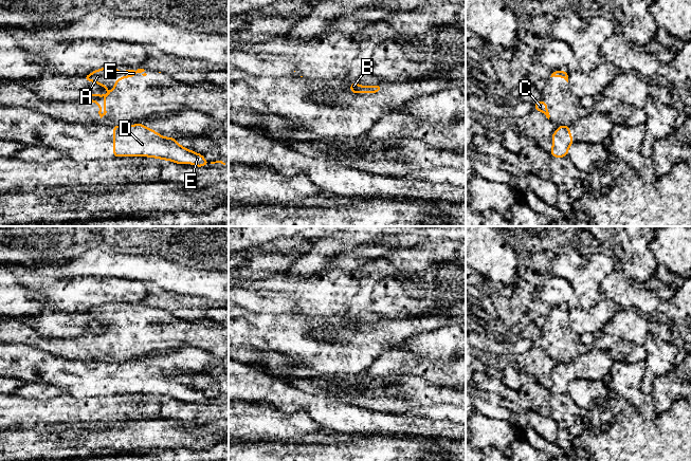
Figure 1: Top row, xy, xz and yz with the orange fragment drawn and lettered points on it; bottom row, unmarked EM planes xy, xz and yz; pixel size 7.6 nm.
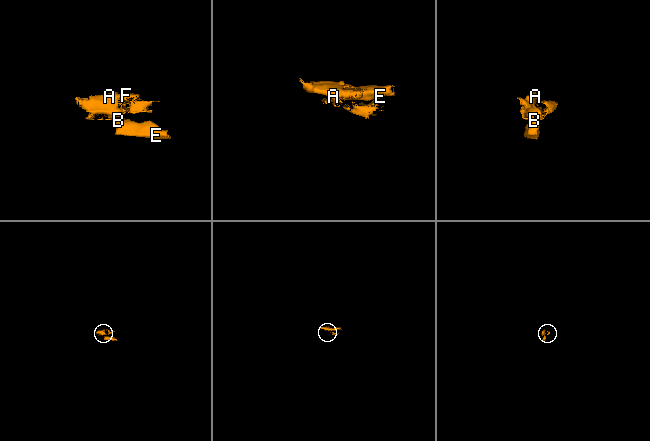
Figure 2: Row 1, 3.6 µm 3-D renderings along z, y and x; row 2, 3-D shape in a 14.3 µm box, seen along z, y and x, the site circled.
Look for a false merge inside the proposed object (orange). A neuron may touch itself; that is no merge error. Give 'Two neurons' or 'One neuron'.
Two neurons

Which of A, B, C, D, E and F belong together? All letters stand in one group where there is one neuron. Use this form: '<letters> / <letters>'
A C F / B D E

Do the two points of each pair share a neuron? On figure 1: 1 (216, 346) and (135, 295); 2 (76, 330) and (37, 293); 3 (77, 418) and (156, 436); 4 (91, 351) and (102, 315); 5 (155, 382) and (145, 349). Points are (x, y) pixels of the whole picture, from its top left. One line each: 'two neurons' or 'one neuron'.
1: two neurons
2: one neuron
3: two neurons
4: one neuron
5: two neurons

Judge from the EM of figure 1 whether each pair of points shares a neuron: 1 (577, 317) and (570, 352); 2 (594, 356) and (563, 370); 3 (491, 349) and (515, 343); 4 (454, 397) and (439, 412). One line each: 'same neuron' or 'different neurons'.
1: different neurons
2: same neuron
3: same neuron
4: same neuron

